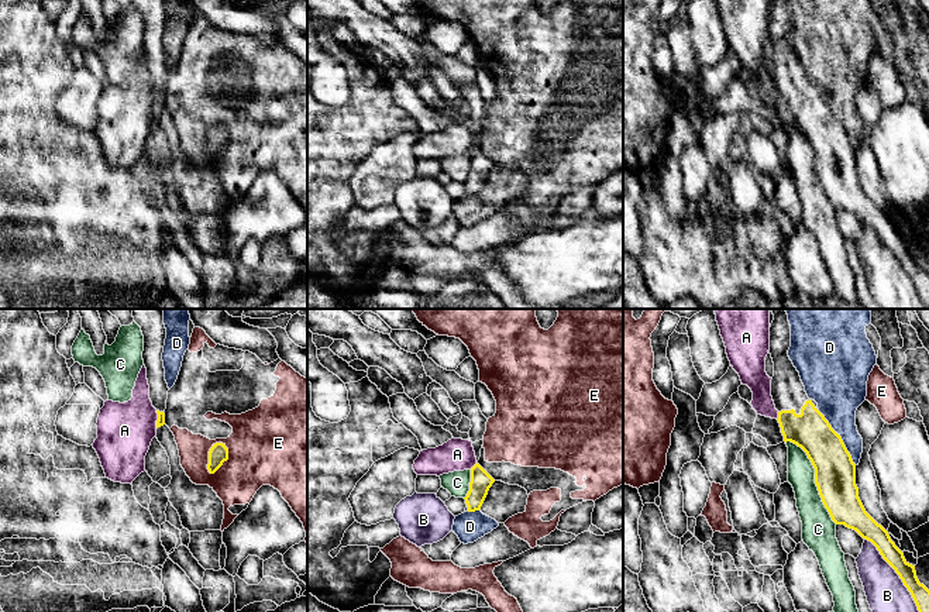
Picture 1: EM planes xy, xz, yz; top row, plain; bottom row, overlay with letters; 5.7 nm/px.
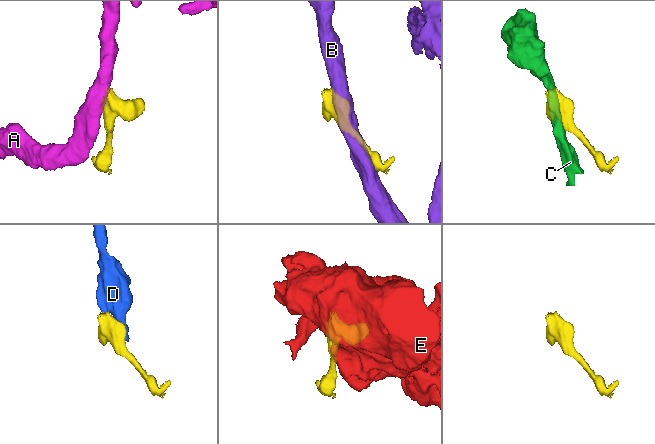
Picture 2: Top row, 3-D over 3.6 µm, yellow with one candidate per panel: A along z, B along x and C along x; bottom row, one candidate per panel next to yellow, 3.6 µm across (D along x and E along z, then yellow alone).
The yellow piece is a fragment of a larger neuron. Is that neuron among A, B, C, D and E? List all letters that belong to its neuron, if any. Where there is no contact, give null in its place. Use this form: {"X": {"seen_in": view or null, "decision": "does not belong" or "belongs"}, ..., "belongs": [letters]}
{"A": {"seen_in": "yz", "decision": "does not belong"}, "B": {"seen_in": "yz", "decision": "does not belong"}, "C": {"seen_in": "yz", "decision": "does not belong"}, "D": {"seen_in": "yz", "decision": "does not belong"}, "E": {"seen_in": "xy", "decision": "does not belong"}, "belongs": []}

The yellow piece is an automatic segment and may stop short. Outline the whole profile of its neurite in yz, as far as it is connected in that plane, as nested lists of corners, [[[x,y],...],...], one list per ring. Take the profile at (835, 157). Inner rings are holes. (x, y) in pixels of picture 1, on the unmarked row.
[[[774,0],[770,11],[770,38],[774,47],[771,80],[784,126],[791,126],[806,137],[832,204],[856,214],[877,231],[911,276],[923,305],[929,307],[929,274],[919,267],[915,250],[905,244],[888,216],[866,196],[856,169],[856,148],[840,118],[808,82],[799,56],[788,41],[789,31],[788,0]]]

